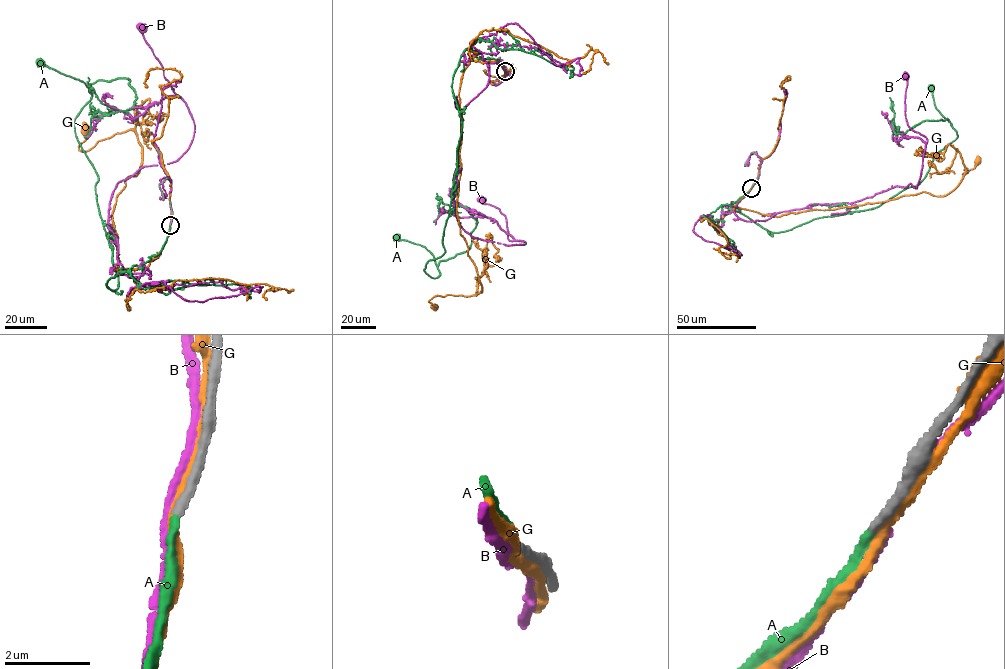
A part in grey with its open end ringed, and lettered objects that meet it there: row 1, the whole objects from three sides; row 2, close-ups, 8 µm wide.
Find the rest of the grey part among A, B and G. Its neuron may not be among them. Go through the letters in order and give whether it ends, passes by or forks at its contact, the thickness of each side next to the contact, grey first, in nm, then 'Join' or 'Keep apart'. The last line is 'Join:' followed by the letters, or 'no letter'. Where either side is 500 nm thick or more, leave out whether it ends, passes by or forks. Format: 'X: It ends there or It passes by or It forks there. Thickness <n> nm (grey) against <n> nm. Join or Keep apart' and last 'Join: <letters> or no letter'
A: It ends there. Thickness 240 nm (grey) against 190 nm. Join
B: It passes by. Thickness 240 nm (grey) against 200 nm. Keep apart
G: It passes by. Thickness 240 nm (grey) against 240 nm. Keep apart
Join: A

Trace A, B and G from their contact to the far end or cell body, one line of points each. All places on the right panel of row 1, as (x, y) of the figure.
A: (751, 188), (731, 207), (722, 205), (778, 232), (877, 207), (917, 186), (957, 137), (931, 88)
B: (752, 186), (732, 210), (751, 221), (916, 188), (927, 139), (907, 123), (904, 76)
G: (752, 186), (731, 208), (780, 216), (923, 192), (945, 195), (977, 161)

